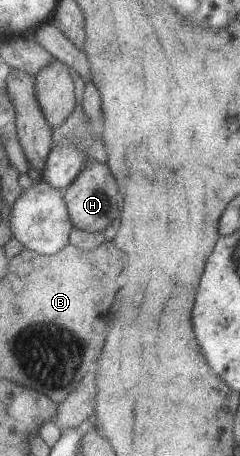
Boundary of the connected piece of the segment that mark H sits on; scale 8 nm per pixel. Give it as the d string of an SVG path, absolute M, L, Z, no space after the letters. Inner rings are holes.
M89 159L87 166L83 168L83 172L79 174L77 180L71 187L67 189L64 195L70 212L71 221L74 227L89 232L105 232L117 218L119 218L119 186L117 186L117 178L111 174L111 168L108 164L101 164L97 160Z

